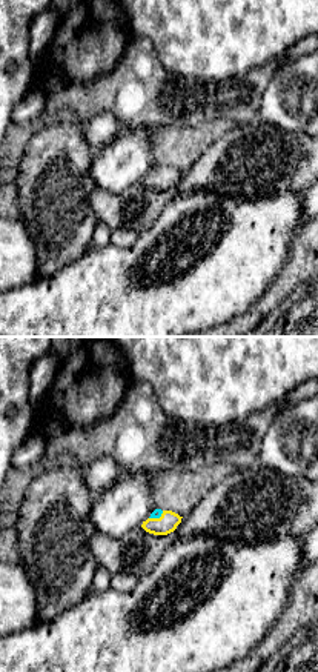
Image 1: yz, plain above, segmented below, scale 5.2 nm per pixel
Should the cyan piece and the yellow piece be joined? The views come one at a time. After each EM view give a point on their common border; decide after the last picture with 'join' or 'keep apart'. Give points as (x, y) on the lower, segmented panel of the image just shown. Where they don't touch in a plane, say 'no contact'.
(157, 517)

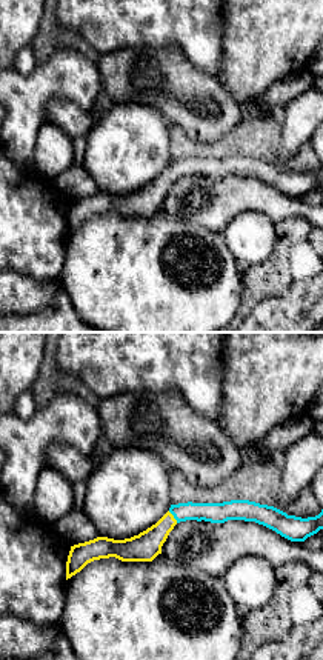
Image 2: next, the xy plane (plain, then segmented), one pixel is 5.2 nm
(174, 517)

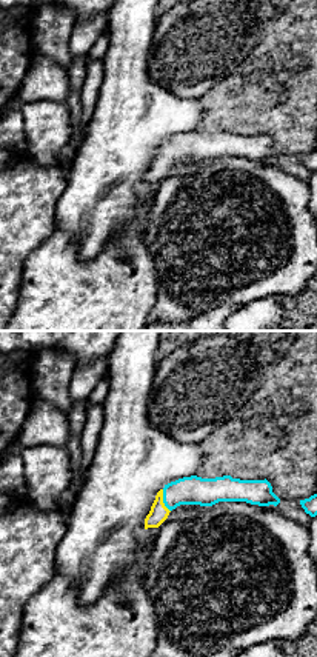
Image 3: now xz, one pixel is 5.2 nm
(163, 500)

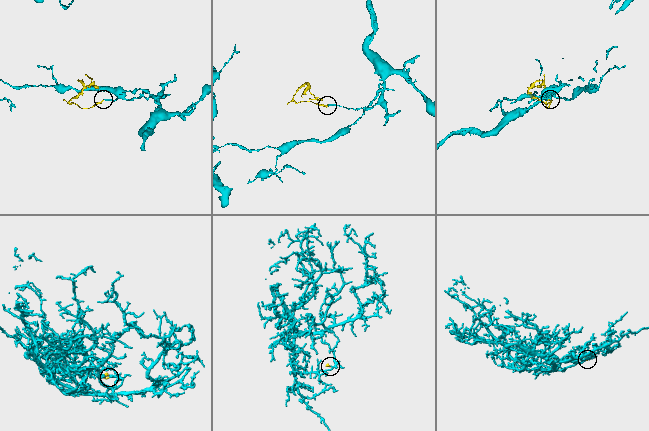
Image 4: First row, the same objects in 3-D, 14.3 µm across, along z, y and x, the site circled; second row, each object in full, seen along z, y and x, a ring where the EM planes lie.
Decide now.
join

